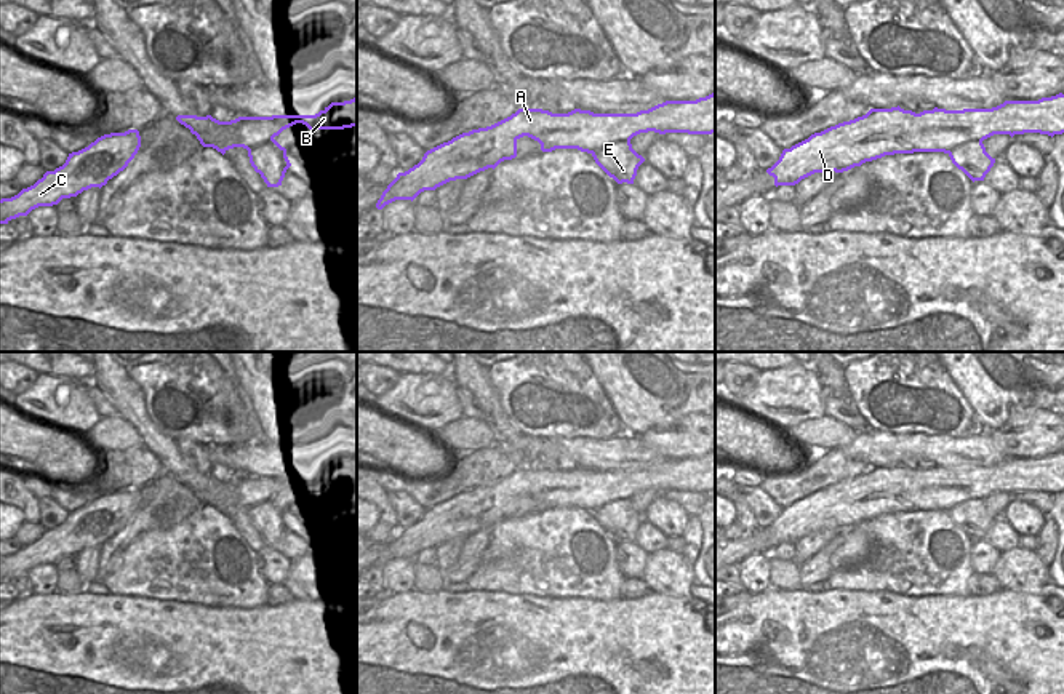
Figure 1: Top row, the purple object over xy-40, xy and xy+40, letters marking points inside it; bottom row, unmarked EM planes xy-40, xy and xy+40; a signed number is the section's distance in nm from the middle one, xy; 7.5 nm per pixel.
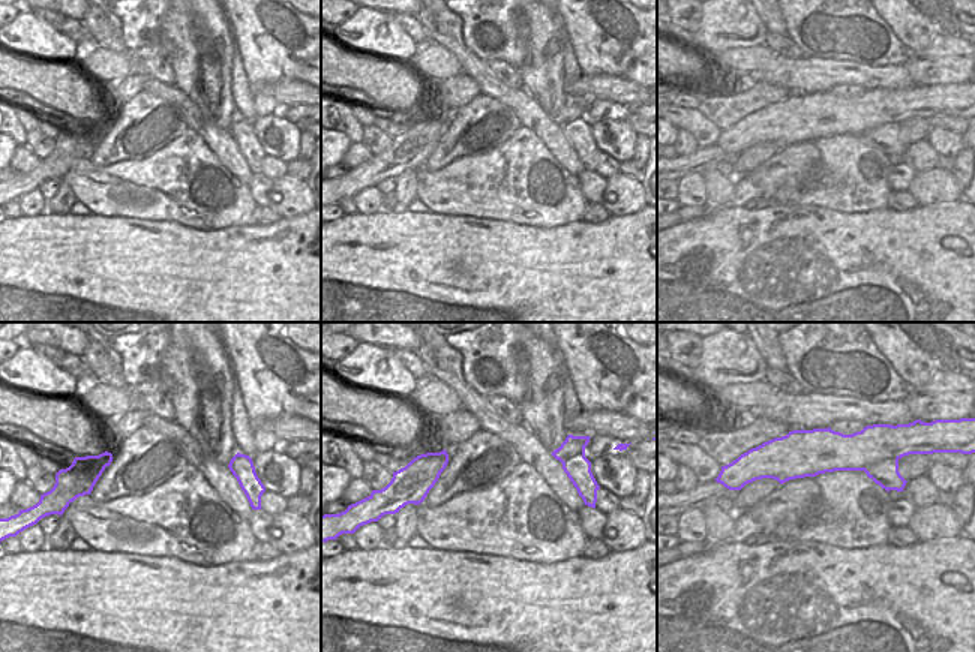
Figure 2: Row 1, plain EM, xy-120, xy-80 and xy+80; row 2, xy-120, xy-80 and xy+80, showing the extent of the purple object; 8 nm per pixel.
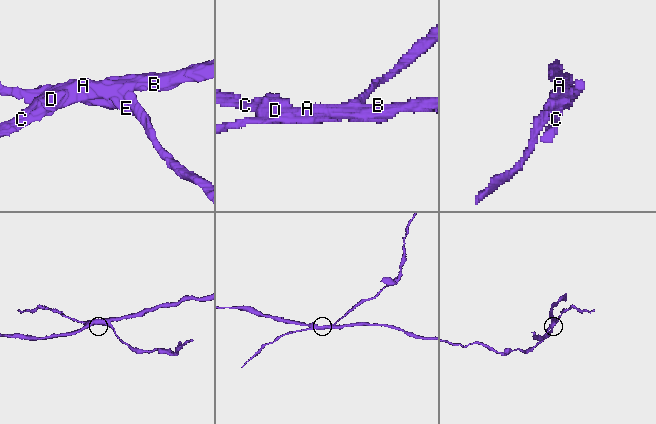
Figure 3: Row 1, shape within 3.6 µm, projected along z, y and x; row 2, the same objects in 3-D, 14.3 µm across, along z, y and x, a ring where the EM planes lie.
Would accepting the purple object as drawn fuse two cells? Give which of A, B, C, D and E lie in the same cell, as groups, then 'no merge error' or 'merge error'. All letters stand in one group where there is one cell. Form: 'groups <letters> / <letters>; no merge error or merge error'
groups A B C D / E; merge error

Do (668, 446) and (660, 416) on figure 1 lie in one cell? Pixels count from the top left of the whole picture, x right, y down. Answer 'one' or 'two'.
two

